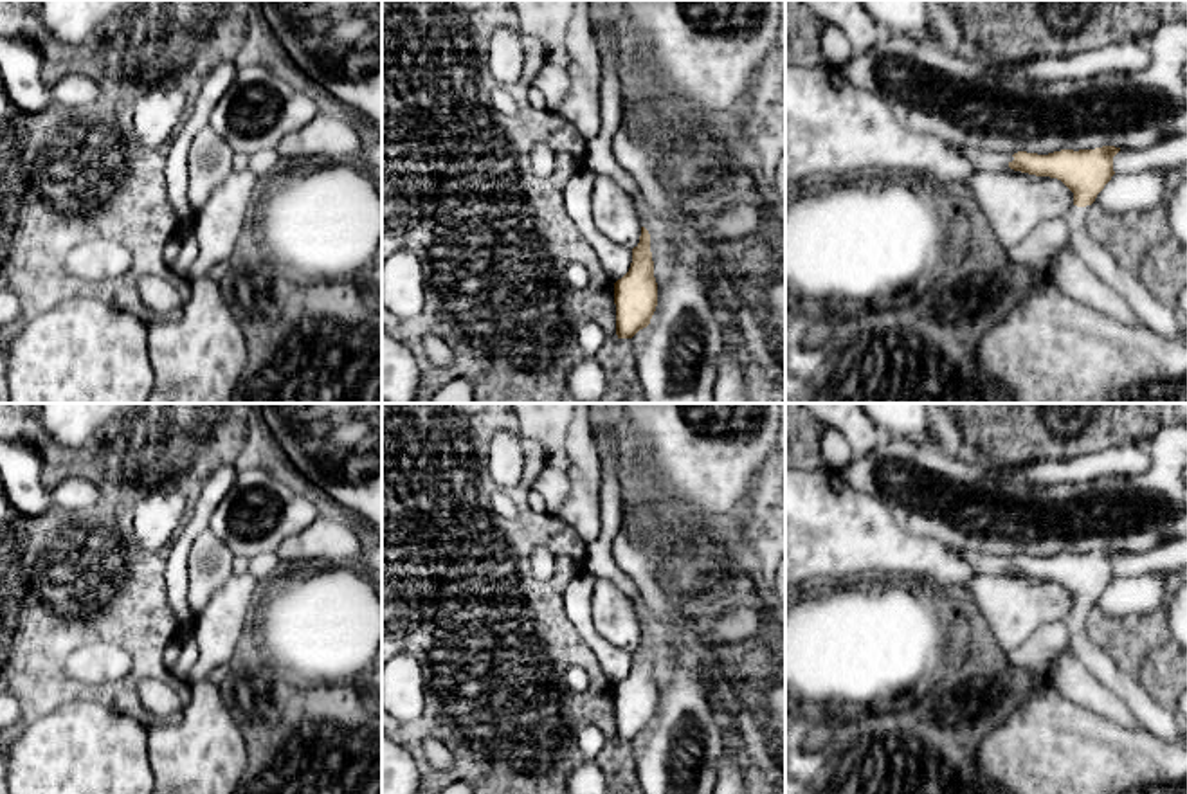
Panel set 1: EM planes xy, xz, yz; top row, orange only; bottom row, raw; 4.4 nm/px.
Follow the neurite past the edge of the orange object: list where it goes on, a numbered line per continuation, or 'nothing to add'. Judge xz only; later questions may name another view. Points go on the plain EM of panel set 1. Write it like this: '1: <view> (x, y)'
nothing to add

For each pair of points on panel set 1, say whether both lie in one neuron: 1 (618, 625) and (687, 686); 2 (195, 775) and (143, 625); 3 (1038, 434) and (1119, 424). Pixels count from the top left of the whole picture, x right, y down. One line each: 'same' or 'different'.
1: different
2: different
3: same

